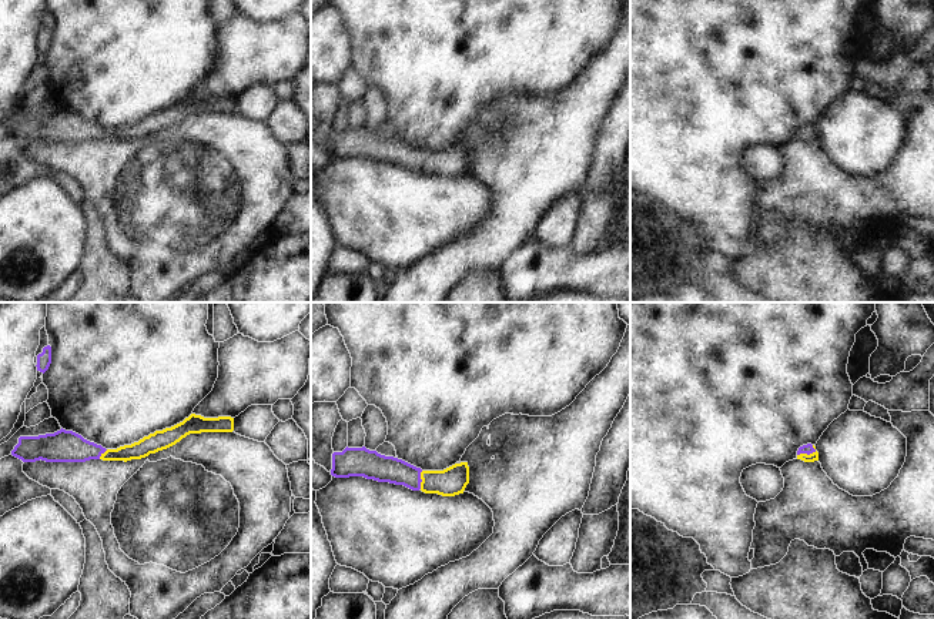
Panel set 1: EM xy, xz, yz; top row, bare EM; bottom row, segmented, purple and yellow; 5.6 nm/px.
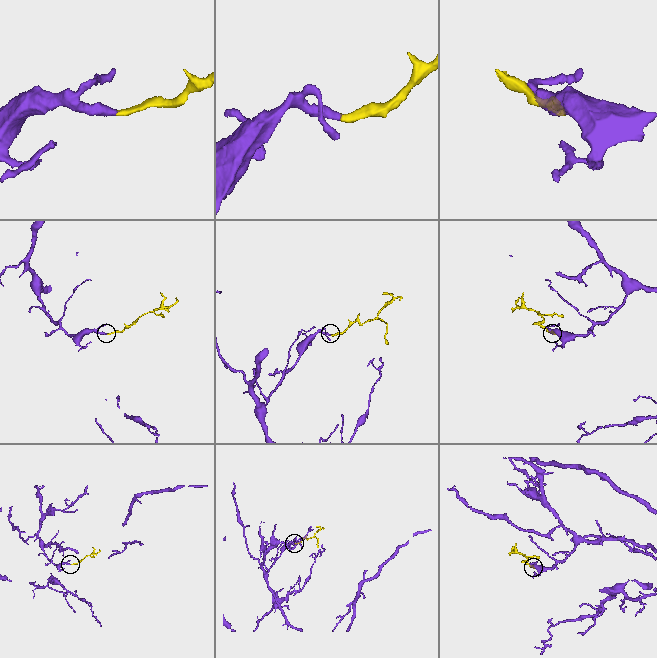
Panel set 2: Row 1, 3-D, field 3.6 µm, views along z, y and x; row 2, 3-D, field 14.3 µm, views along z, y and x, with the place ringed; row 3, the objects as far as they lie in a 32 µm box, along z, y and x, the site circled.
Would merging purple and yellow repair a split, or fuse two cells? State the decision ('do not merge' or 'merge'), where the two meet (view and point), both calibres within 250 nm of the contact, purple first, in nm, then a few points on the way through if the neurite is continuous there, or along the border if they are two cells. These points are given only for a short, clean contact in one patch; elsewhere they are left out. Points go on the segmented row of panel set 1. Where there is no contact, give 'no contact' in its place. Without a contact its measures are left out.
merge; meets purple in yz at (806, 452); 50 nm thick on the purple side, 50 nm on the other; runs through yz (807, 448), (806, 452), (813, 457)

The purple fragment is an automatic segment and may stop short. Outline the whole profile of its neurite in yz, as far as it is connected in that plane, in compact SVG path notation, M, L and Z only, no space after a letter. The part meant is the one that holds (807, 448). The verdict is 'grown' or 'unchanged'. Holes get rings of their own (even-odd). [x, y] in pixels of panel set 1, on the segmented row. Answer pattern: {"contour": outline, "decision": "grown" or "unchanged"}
{"contour": "M807 444L799 448L797 459L801 459L804 462L814 462L818 461L818 452L816 451L814 445Z", "decision": "grown"}

